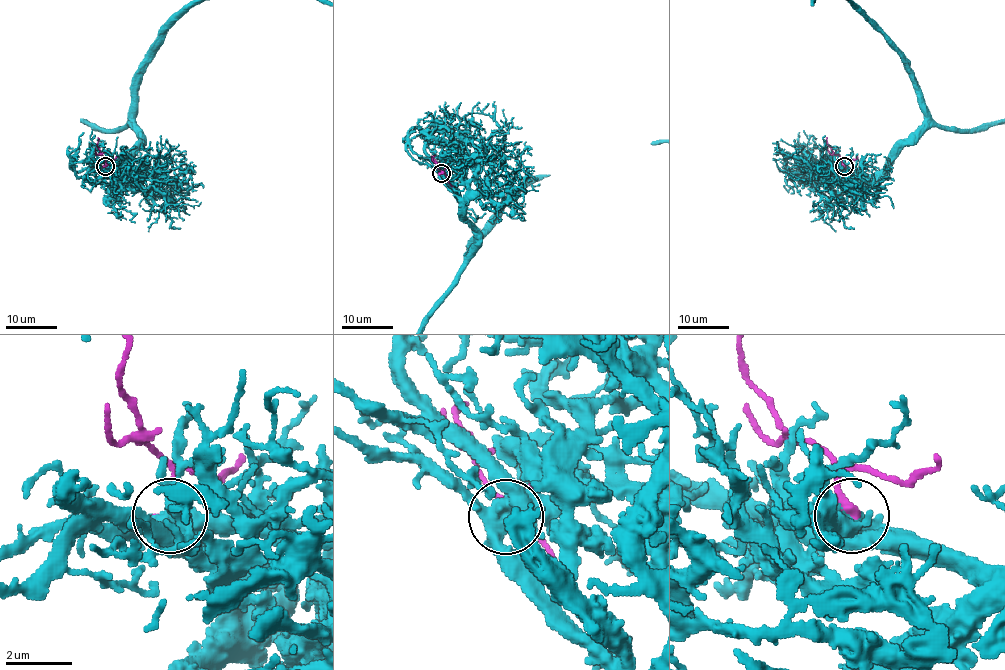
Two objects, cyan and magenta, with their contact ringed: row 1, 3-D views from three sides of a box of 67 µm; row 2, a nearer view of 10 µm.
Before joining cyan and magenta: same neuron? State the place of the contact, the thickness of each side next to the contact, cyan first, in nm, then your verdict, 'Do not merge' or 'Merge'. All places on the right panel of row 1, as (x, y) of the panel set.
Place: (844, 166). Thickness 550 nm (cyan) against 400 nm. Merge

